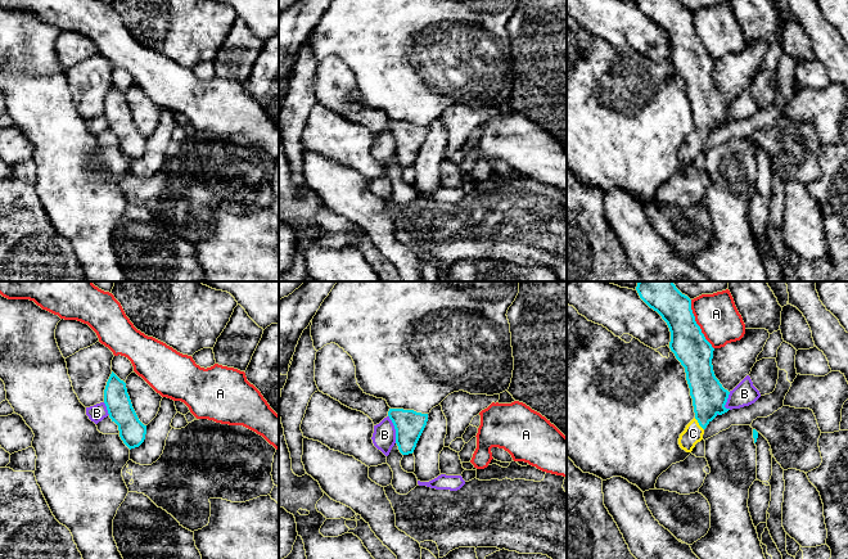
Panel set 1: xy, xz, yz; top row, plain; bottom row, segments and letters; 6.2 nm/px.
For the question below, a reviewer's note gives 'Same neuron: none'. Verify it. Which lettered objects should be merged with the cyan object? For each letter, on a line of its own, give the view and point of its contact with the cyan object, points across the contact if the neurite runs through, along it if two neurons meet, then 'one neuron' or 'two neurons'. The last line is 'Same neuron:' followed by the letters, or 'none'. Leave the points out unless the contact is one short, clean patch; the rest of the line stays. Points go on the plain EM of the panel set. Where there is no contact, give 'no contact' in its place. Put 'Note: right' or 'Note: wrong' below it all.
A: meets cyan in yz at (697, 36); two neurons
B: meets cyan in xz at (395, 140); border along xz (388, 127), (395, 141), (396, 154); two neurons
C: meets cyan in yz at (699, 136); runs through yz (709, 109), (699, 136), (693, 145); one neuron
Same neuron: C
Note: wrong

